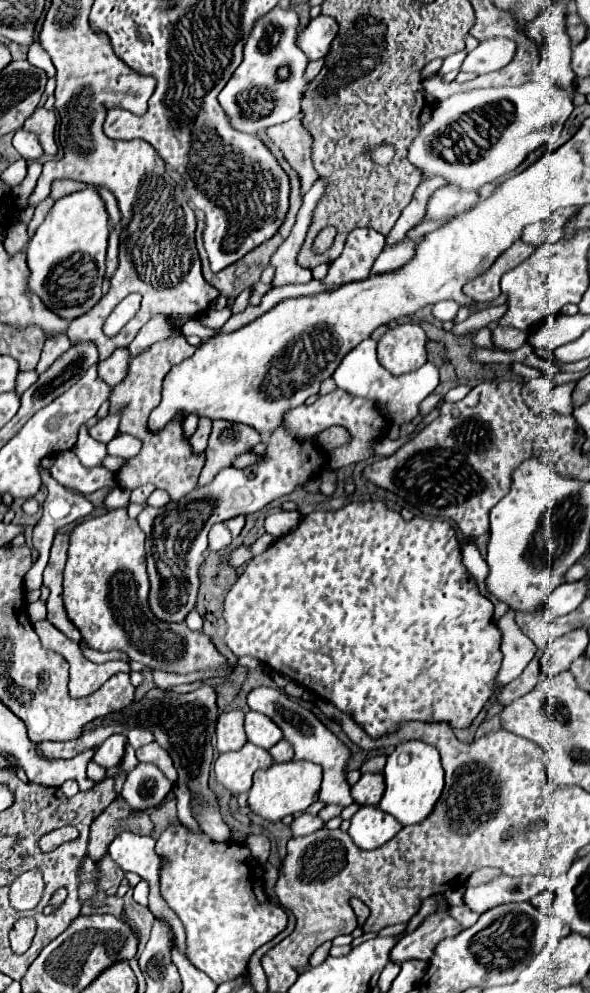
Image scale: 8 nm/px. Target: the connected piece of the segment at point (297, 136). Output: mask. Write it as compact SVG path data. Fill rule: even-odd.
M301 116L291 118L283 124L271 126L265 130L269 140L279 146L285 160L291 168L299 174L301 180L301 194L305 196L307 190L317 182L317 172L311 164L311 134L301 126Z

